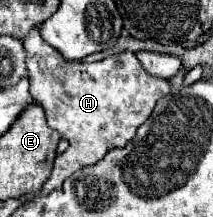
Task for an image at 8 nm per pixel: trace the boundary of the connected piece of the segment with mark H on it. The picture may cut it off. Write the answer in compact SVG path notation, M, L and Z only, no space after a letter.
M33 27L33 31L29 31L27 37L23 37L23 47L25 47L25 53L27 53L29 89L31 89L33 99L37 99L37 103L45 109L47 125L51 129L59 131L59 135L69 141L67 151L57 155L55 165L53 165L53 173L51 173L49 181L43 185L43 189L39 191L39 195L45 197L51 191L61 189L63 181L69 175L73 175L75 171L79 171L83 167L89 167L89 165L95 165L97 161L101 161L109 149L125 147L135 137L135 131L139 129L139 125L143 125L147 121L147 117L151 115L155 103L169 93L169 83L149 75L141 67L141 63L135 57L135 53L129 53L129 51L117 53L117 55L109 55L107 59L101 59L101 61L95 61L95 63L65 61L57 49L53 49L49 43L43 41L39 29L41 27Z

